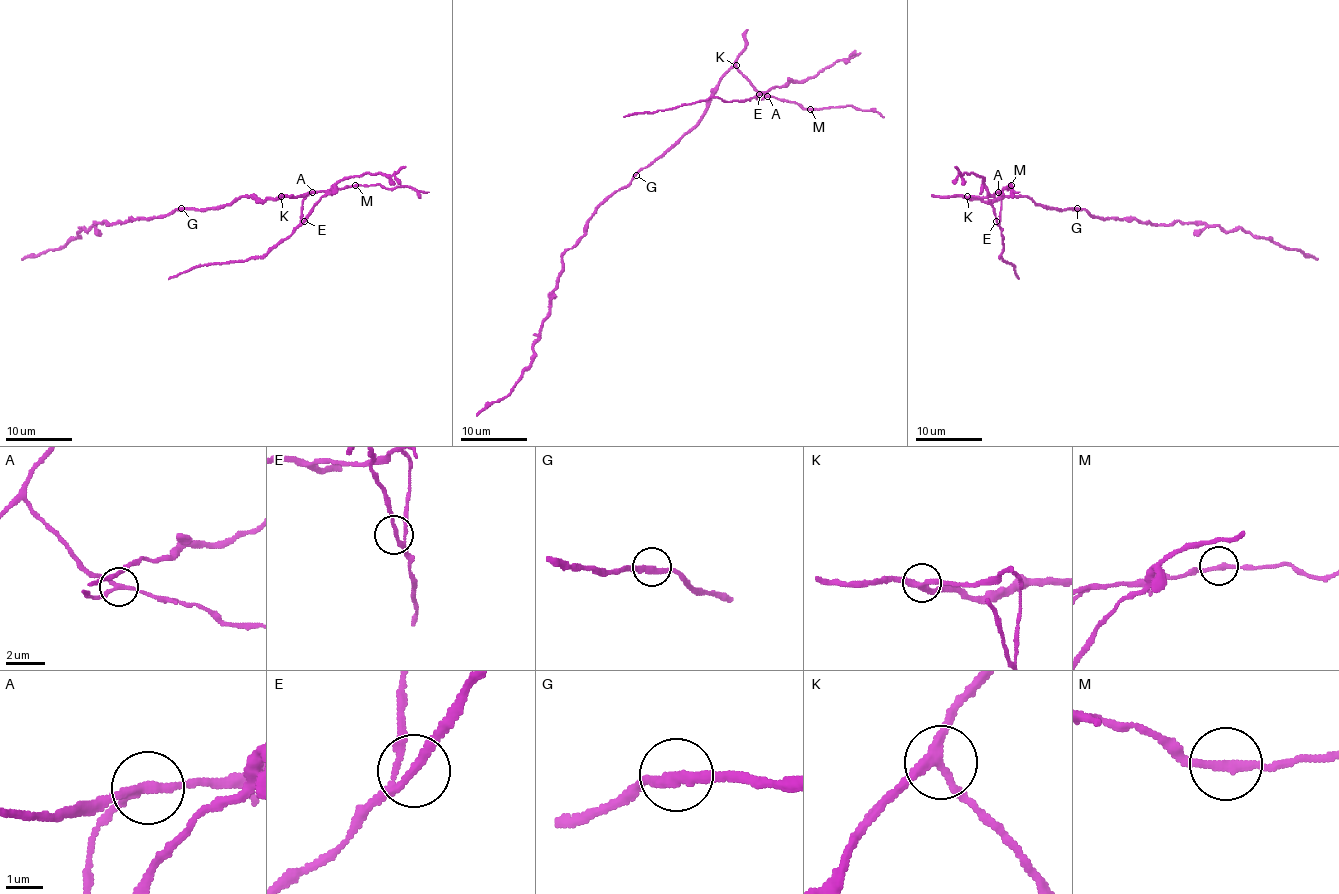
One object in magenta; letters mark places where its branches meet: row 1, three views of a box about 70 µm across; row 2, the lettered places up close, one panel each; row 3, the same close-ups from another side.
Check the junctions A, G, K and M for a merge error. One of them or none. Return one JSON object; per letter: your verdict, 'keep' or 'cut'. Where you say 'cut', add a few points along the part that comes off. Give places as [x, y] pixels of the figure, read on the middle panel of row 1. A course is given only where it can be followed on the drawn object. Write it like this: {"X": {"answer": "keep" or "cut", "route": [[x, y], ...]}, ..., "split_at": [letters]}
{"A": {"answer": "cut", "route": [[767, 95], [729, 102], [709, 97], [623, 117]]}, "G": {"answer": "keep"}, "K": {"answer": "keep"}, "M": {"answer": "keep"}, "split_at": ["A"]}

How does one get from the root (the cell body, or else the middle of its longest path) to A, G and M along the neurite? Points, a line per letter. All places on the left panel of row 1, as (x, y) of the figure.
A: (208, 210), (231, 205), (241, 196), (266, 201), (312, 191)
G: (208, 210), (181, 208)
M: (208, 210), (231, 205), (241, 196), (266, 201), (355, 185)

